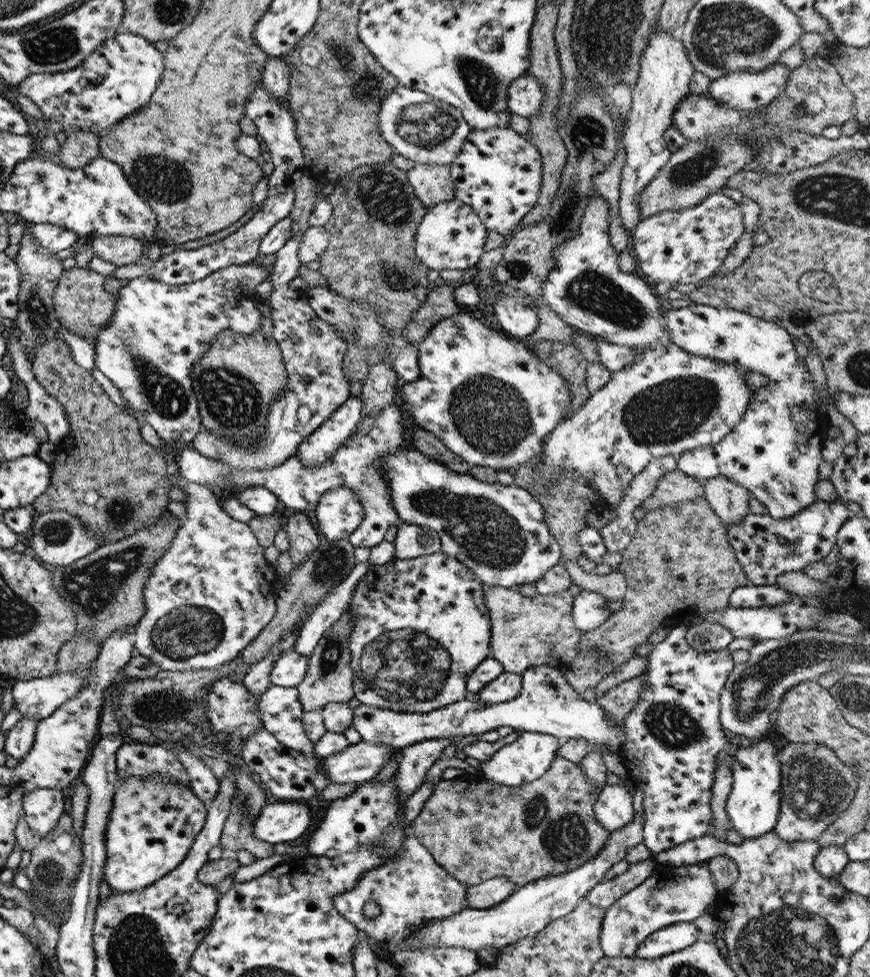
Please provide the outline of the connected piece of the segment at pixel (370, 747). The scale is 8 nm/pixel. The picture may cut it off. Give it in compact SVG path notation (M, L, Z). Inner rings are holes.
M359 741L354 745L350 744L339 752L320 757L320 768L325 773L325 777L333 784L361 784L373 779L381 770L381 766L387 762L389 755L394 751L399 751L399 748L387 746L386 744Z

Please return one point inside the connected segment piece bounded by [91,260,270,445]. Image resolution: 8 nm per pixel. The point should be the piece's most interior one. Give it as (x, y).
(157, 332)

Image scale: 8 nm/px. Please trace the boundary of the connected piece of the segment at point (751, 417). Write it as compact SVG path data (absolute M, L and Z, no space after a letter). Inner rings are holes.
M690 305L685 306L685 308L675 308L675 309L667 309L664 313L664 323L666 326L666 333L668 334L668 339L671 343L679 346L681 350L687 351L689 354L693 356L704 356L709 360L722 360L724 364L733 364L735 366L740 366L740 368L744 368L744 370L748 370L748 372L757 372L757 374L763 374L763 376L767 376L769 379L769 383L765 386L759 387L754 395L750 398L748 402L747 408L743 411L739 422L731 428L731 430L725 434L725 436L717 442L717 444L694 448L685 452L682 452L678 455L676 460L676 469L681 471L683 474L687 476L691 476L693 478L700 479L704 481L705 479L715 478L715 477L725 477L737 484L740 484L741 487L747 489L749 496L751 498L755 498L758 502L763 504L765 508L765 513L767 516L775 519L775 520L783 520L787 519L797 512L804 510L809 506L809 504L813 504L816 500L820 499L819 496L815 496L814 492L814 484L818 481L818 466L821 458L820 448L825 439L825 434L829 425L827 414L825 413L825 405L819 400L819 396L815 394L815 389L813 389L813 385L811 385L811 380L809 380L809 372L807 368L802 363L801 359L797 357L795 353L795 348L793 347L793 343L791 339L782 327L775 325L775 323L768 318L757 318L754 316L749 316L745 314L745 312L739 312L739 310L731 310L727 308L715 308L711 306L697 306Z

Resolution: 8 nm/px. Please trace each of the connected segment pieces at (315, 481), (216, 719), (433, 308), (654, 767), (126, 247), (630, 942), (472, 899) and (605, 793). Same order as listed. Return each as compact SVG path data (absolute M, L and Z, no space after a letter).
M398 399L392 401L387 406L376 410L371 416L368 414L357 426L357 431L344 442L332 455L331 458L317 468L307 468L302 465L296 456L290 456L287 460L279 463L276 467L257 469L256 471L245 471L231 469L232 482L240 489L246 487L262 486L270 490L280 501L280 504L301 514L312 515L319 498L325 494L326 490L338 486L351 487L357 500L362 506L362 520L349 537L346 539L353 549L369 548L383 541L383 536L391 526L397 526L399 518L391 505L389 492L386 489L386 480L382 476L382 470L378 462L382 461L385 455L396 453L401 449L409 449L405 446L403 429L406 428L408 417L402 412Z
M218 678L208 688L206 696L206 717L208 725L215 732L235 735L246 739L262 728L256 710L258 696L252 696L241 683Z
M449 281L437 289L432 288L423 305L413 313L403 330L408 344L417 344L439 319L458 312L459 305L452 299L453 284L455 281Z
M681 622L668 627L668 632L667 636L665 636L659 644L652 646L651 652L646 656L648 660L647 667L645 667L645 670L639 675L642 678L642 686L640 686L638 701L633 705L631 712L628 712L622 720L622 731L624 732L625 740L619 750L619 756L627 760L625 770L627 770L629 778L633 780L632 784L639 788L643 795L642 812L644 814L644 825L642 828L642 843L645 845L645 848L648 848L653 854L707 834L708 826L712 820L710 804L708 802L711 798L711 784L713 784L712 774L715 766L714 760L715 755L719 754L719 751L721 751L721 748L723 748L723 745L725 744L723 733L721 733L722 726L720 725L719 720L720 706L718 696L721 689L725 686L726 678L735 664L731 659L731 654L729 654L726 649L709 653L699 653L692 650L686 644L686 628Z
M123 235L93 236L89 241L93 254L115 267L133 264L143 254L143 245L135 238Z
M704 862L693 864L657 864L650 875L628 890L621 898L618 898L611 906L604 909L598 936L600 949L605 957L632 957L637 947L645 940L645 937L657 929L679 922L691 922L699 916L706 914L708 904L713 902L718 893L709 871Z
M495 877L476 885L467 885L466 908L483 910L503 902L516 888L509 879Z
M623 785L603 786L593 805L597 822L608 832L625 826L634 815L631 796Z

